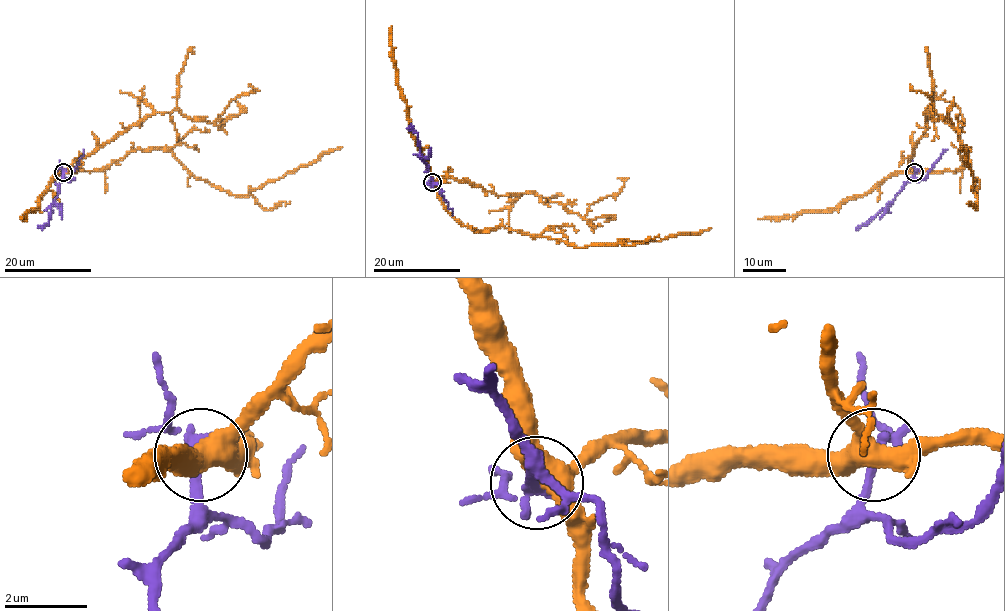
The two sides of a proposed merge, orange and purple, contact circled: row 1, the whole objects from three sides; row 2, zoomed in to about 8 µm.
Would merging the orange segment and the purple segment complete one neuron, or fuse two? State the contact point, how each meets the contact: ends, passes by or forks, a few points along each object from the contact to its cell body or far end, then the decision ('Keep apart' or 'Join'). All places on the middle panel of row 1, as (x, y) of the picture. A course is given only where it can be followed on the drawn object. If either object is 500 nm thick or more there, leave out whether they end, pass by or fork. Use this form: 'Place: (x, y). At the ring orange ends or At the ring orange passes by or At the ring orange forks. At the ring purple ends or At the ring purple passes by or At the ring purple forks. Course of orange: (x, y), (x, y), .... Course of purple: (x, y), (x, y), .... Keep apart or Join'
Place: (432, 182). At the ring orange forks. At the ring purple forks. Course of orange: (432, 182), (444, 208), (478, 231), (502, 226), (577, 247), (621, 239), (656, 242), (710, 229). Course of purple: (432, 182), (420, 154), (418, 135), (410, 124). Keep apart

